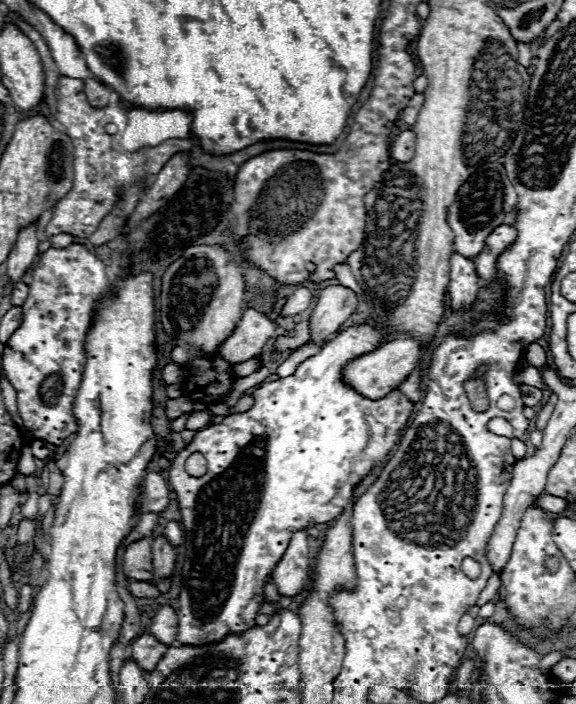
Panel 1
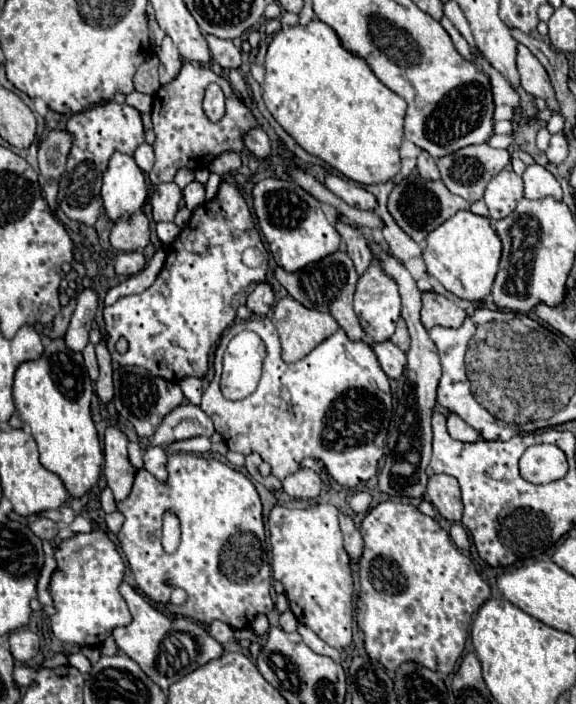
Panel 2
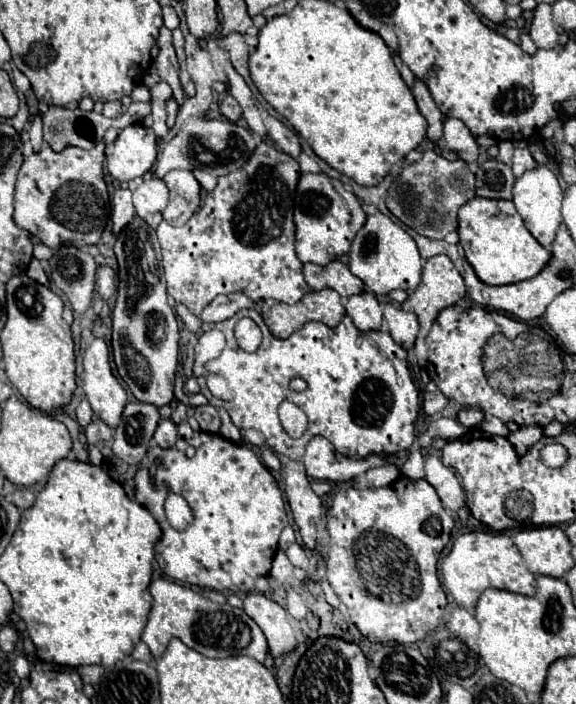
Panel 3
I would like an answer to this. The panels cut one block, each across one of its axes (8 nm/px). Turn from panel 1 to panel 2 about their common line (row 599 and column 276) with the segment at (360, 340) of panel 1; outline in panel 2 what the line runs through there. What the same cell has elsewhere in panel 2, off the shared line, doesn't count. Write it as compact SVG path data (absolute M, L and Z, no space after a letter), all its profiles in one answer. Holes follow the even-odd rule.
M266 178L252 188L252 206L258 218L258 228L266 238L266 244L276 260L286 272L296 272L326 254L334 254L340 244L340 234L324 216L320 202L302 190L292 180Z

